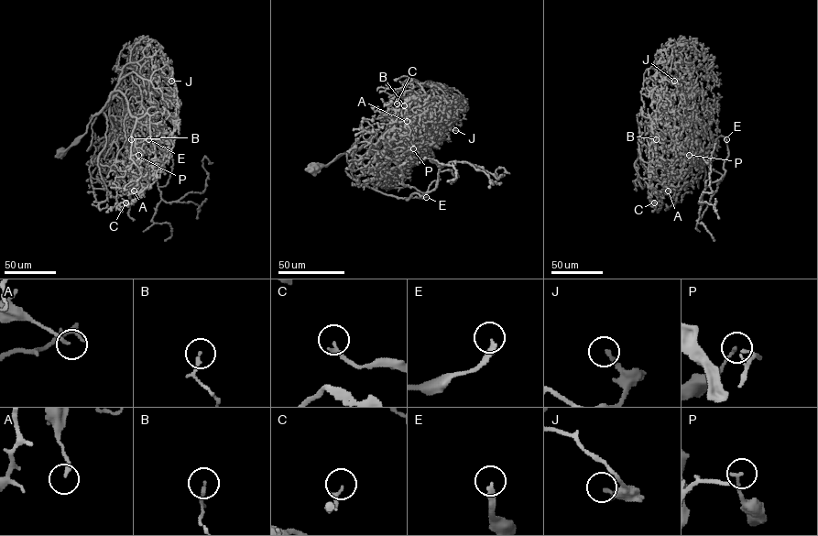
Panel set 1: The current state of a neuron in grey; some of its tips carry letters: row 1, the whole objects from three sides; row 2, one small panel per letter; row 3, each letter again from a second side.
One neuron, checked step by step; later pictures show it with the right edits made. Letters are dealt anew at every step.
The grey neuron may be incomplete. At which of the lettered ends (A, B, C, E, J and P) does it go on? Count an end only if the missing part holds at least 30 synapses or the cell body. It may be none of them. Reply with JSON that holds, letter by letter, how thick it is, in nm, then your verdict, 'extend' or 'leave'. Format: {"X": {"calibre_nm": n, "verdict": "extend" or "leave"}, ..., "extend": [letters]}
{"A": {"calibre_nm": 170, "verdict": "leave"}, "B": {"calibre_nm": 150, "verdict": "leave"}, "C": {"calibre_nm": 200, "verdict": "leave"}, "E": {"calibre_nm": 220, "verdict": "extend"}, "J": {"calibre_nm": 150, "verdict": "leave"}, "P": {"calibre_nm": 160, "verdict": "leave"}, "extend": ["E"]}

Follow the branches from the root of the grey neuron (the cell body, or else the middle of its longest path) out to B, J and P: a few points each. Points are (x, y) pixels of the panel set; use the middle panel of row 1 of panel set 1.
B: (314, 168), (378, 138), (396, 122), (398, 110), (396, 121), (407, 114), (404, 105)
J: (314, 168), (387, 134), (414, 99), (426, 92), (455, 130)
P: (314, 168), (352, 154), (376, 136), (377, 158), (399, 163), (398, 152), (413, 148)

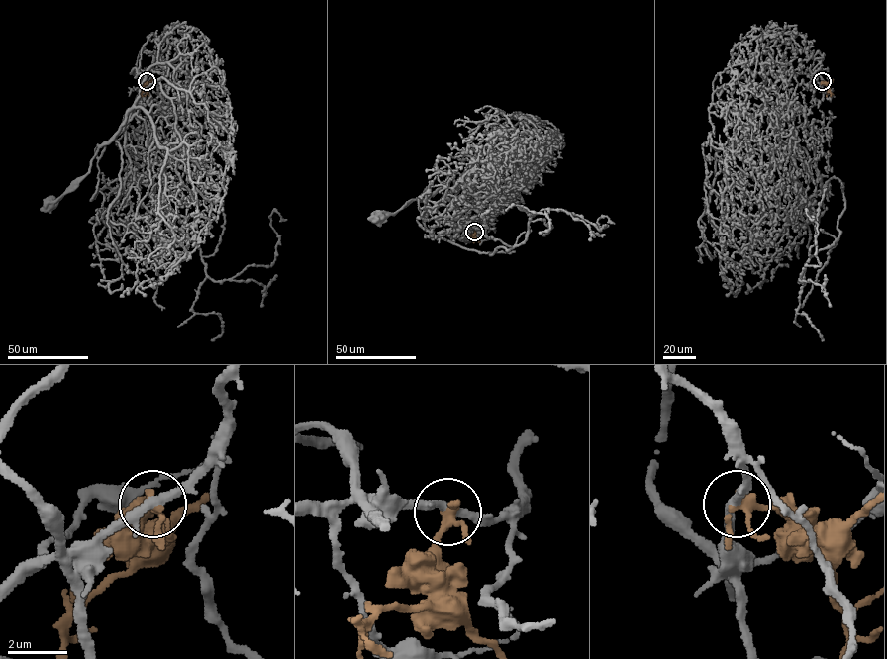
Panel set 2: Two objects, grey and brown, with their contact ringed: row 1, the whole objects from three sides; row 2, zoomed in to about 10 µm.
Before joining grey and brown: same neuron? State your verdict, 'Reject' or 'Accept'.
Accept

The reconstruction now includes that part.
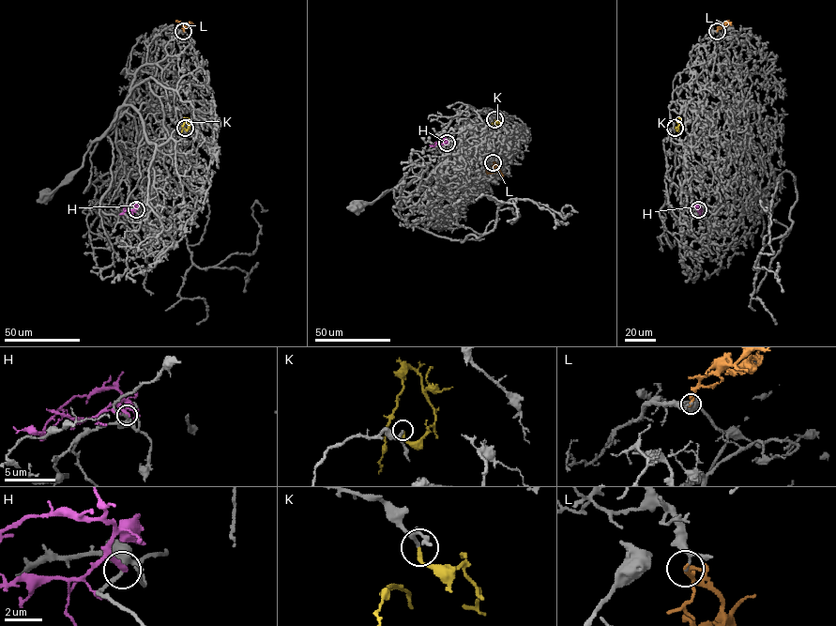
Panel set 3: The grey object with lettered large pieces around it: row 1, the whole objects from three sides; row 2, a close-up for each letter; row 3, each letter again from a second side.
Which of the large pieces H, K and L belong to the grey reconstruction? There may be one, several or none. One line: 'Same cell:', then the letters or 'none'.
Same cell: K

